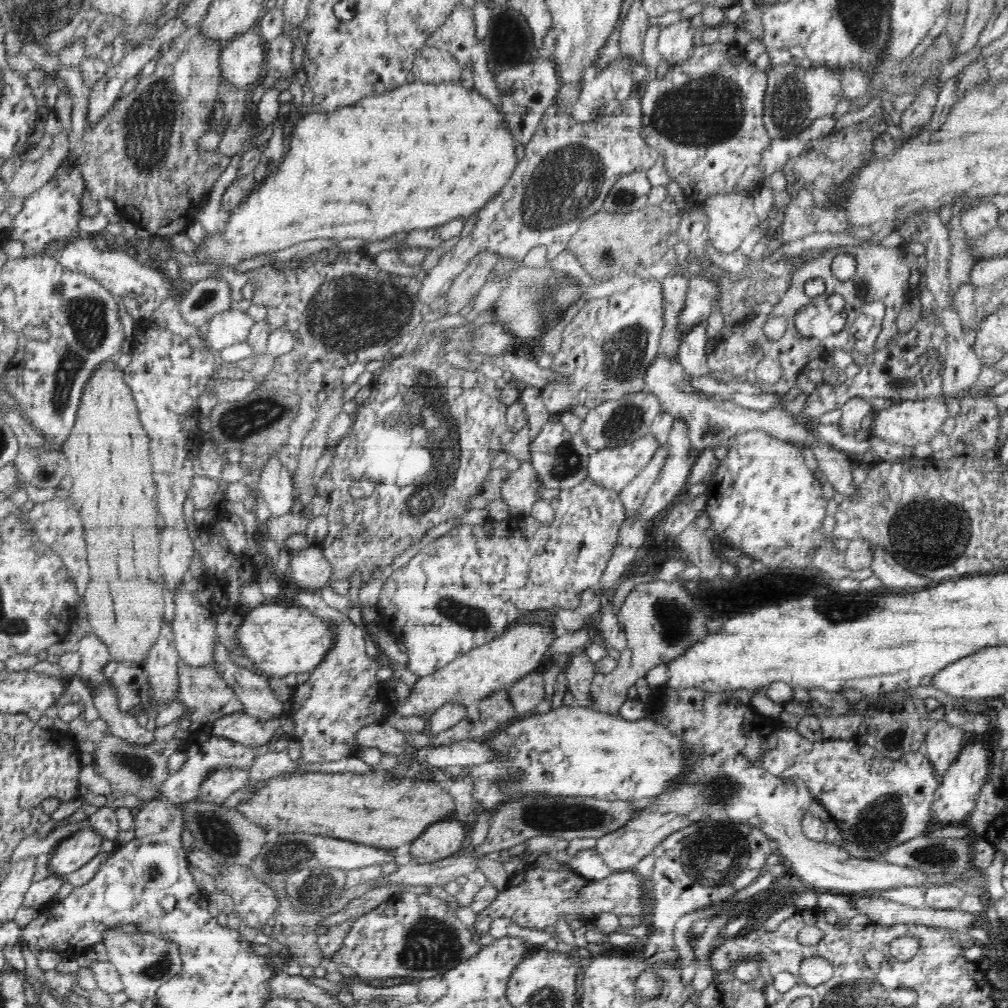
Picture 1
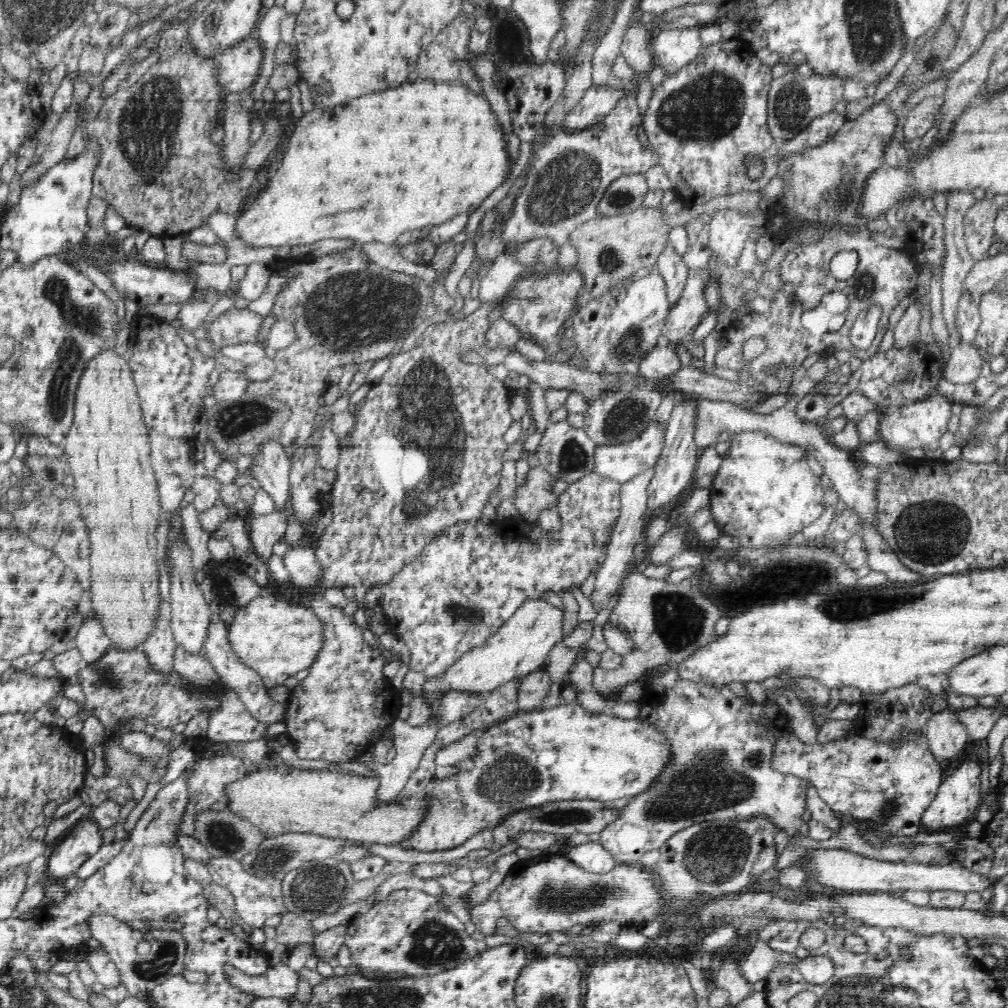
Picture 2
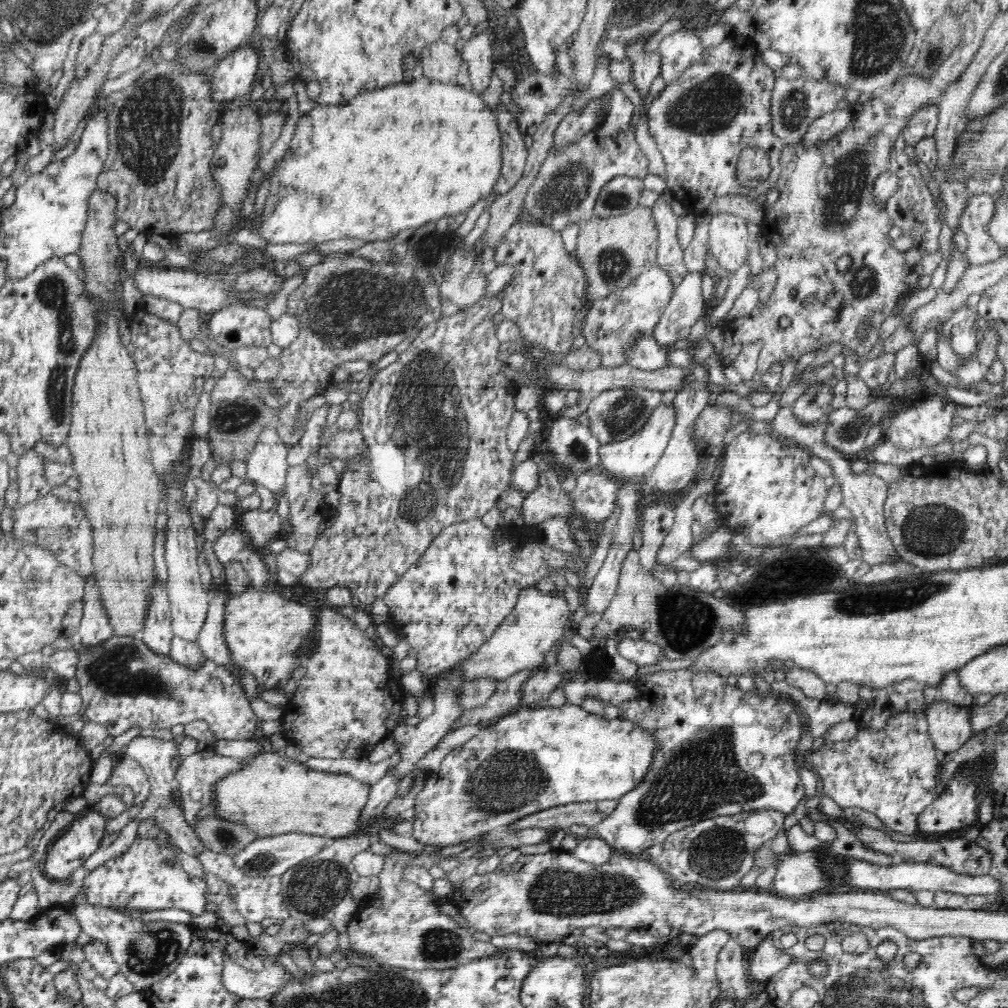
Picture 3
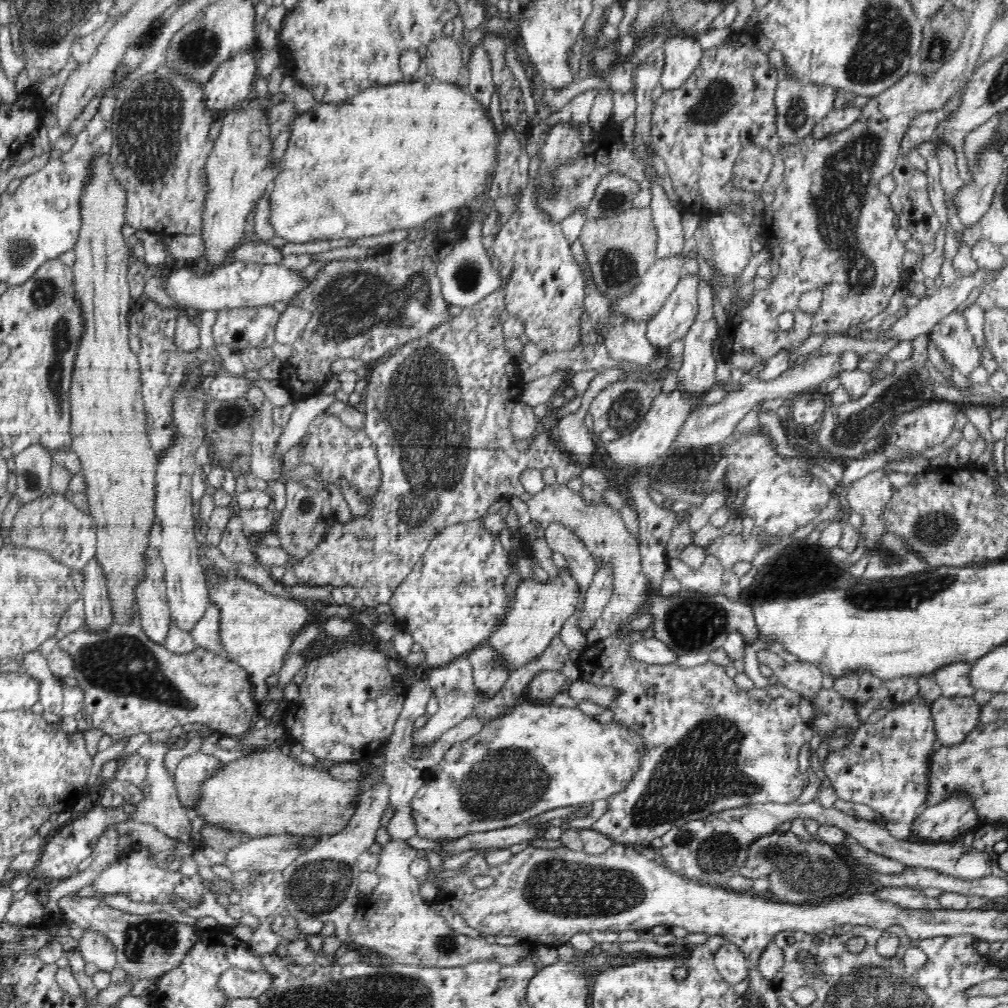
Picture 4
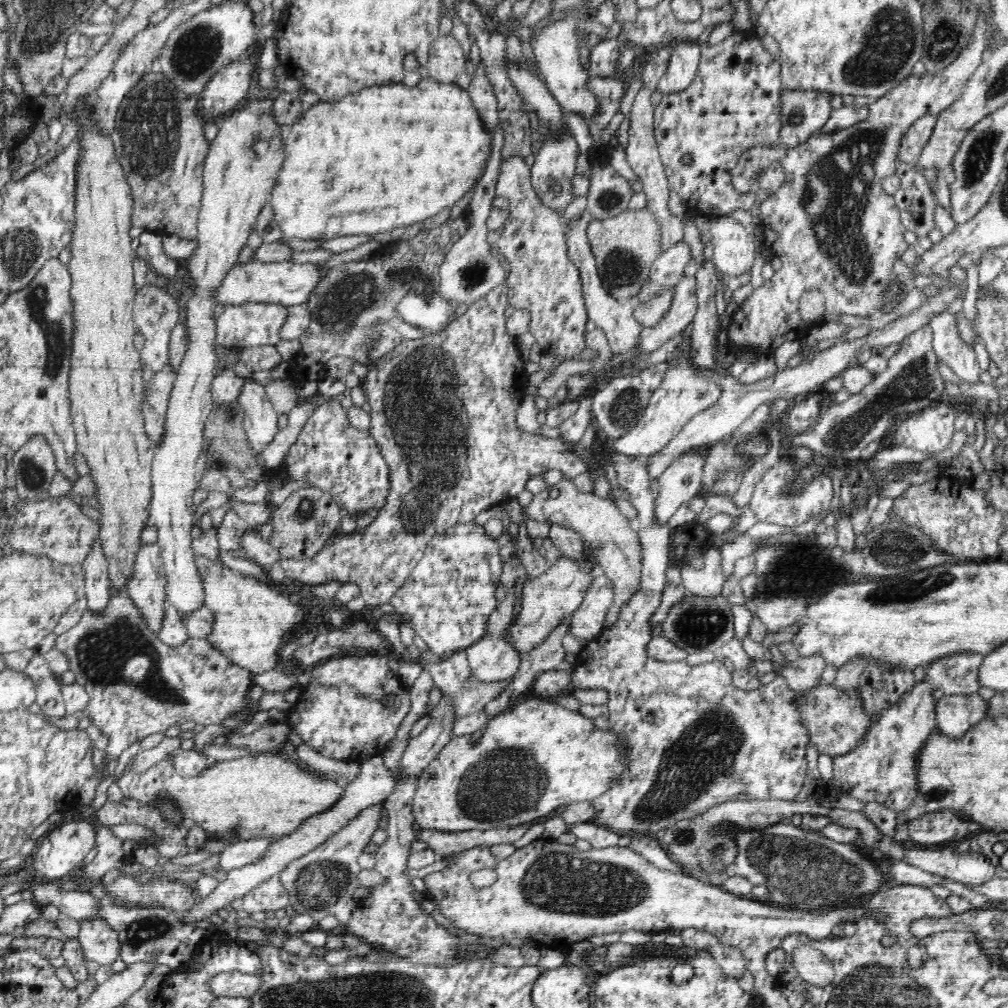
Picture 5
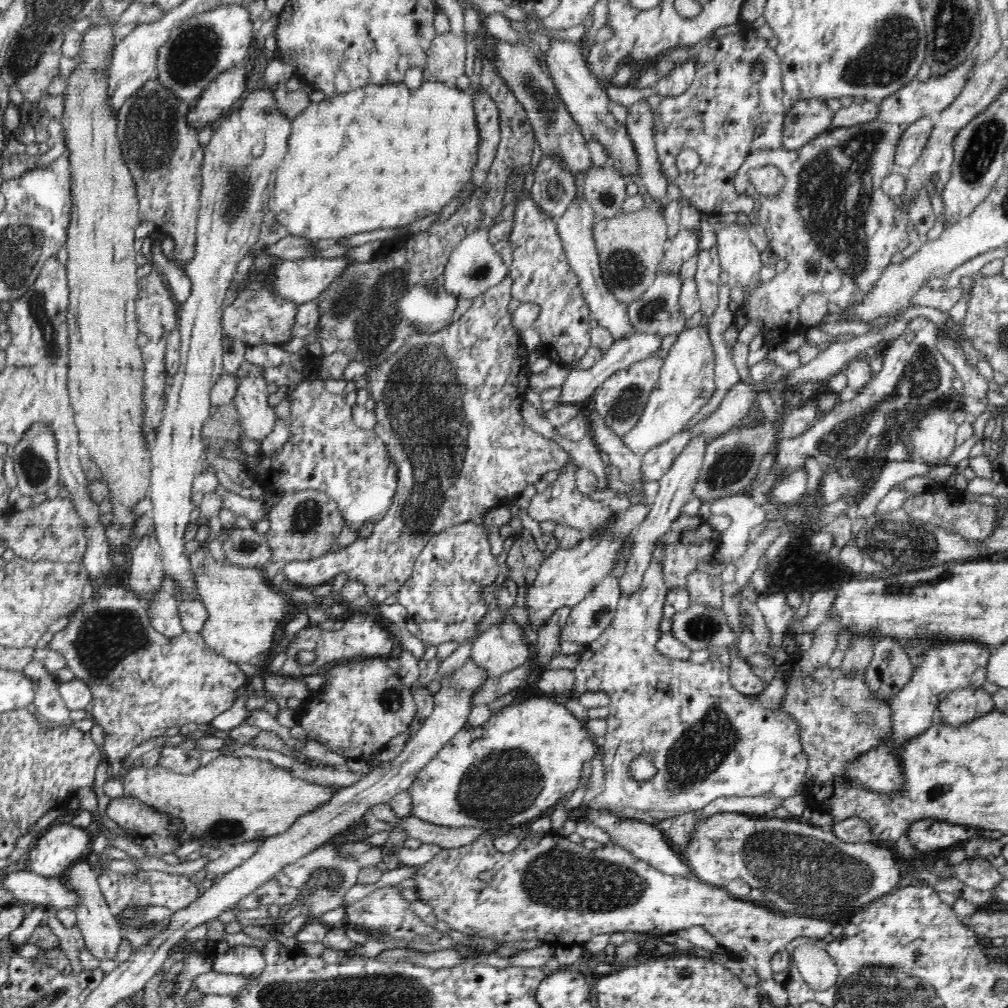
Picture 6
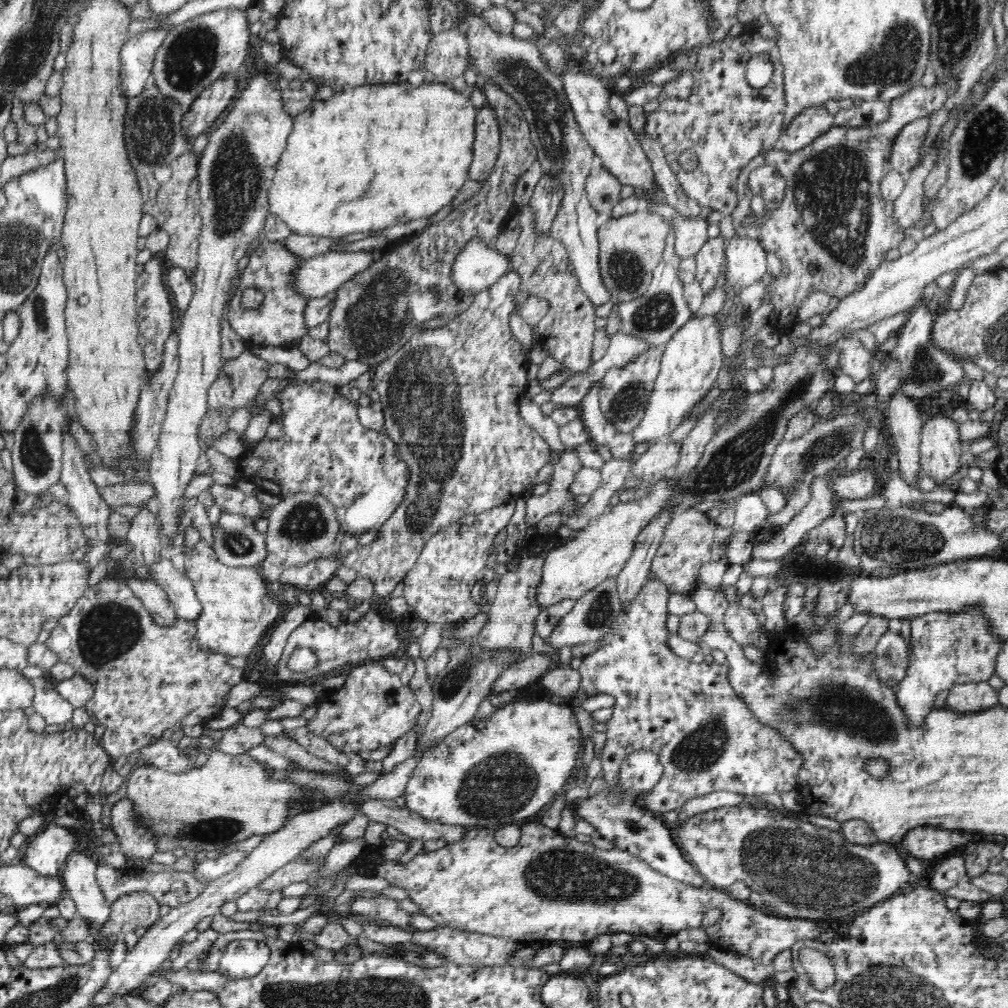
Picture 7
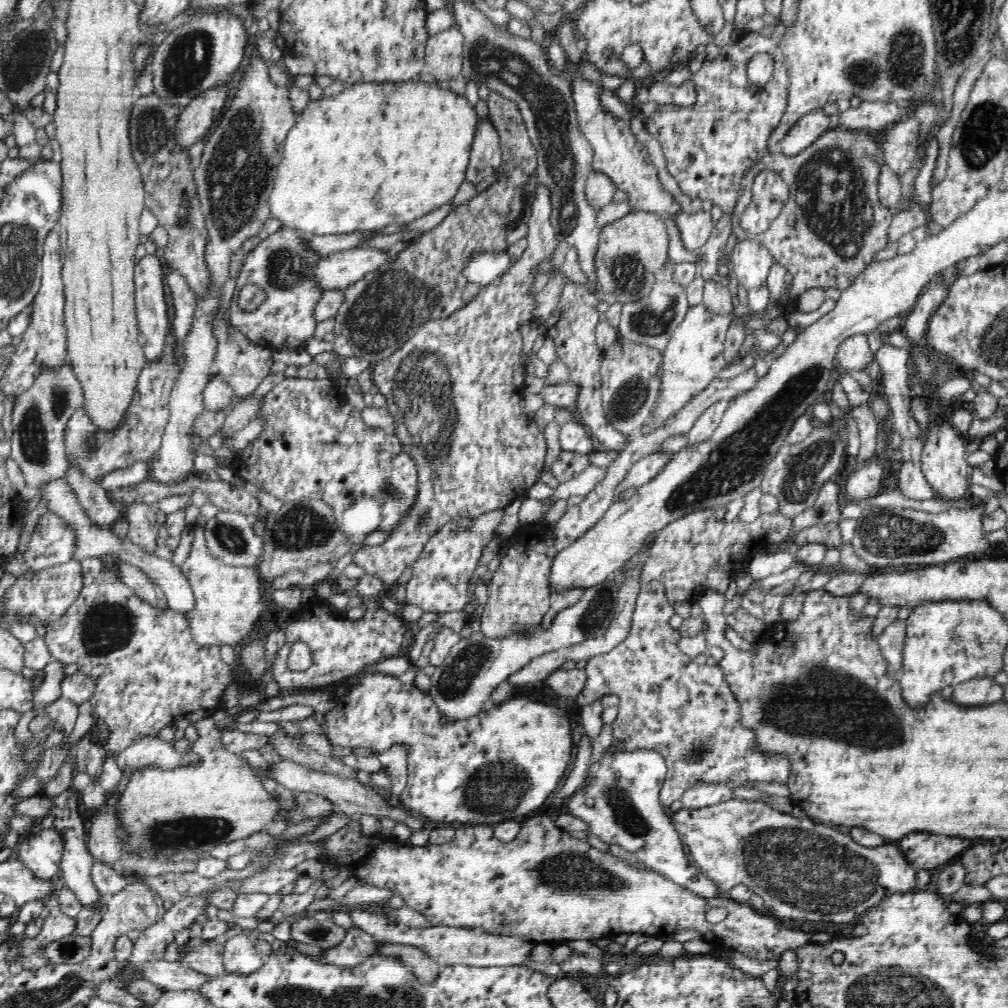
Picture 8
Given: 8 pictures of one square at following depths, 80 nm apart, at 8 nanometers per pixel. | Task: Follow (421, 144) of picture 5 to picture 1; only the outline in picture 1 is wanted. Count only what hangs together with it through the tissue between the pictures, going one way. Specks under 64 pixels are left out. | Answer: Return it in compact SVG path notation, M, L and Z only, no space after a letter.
M438 82L422 84L404 84L398 90L392 90L390 94L384 96L366 96L360 98L348 108L336 110L336 112L324 113L310 111L306 116L302 116L296 123L291 142L290 150L286 154L284 161L279 164L280 168L274 173L270 173L263 181L257 183L255 188L247 195L241 204L234 210L230 220L226 224L226 230L222 234L209 234L203 241L196 241L196 254L193 257L198 258L200 263L216 262L234 267L243 260L250 260L254 256L260 256L263 253L273 253L300 242L306 242L314 239L328 238L362 238L367 243L373 243L372 240L388 240L392 238L392 232L410 232L410 230L426 230L432 226L440 226L444 222L450 222L454 218L466 218L476 214L500 188L510 180L512 172L516 166L516 145L517 141L512 137L505 115L498 109L490 99L478 94L476 90L468 90L464 86L448 86L450 82Z

